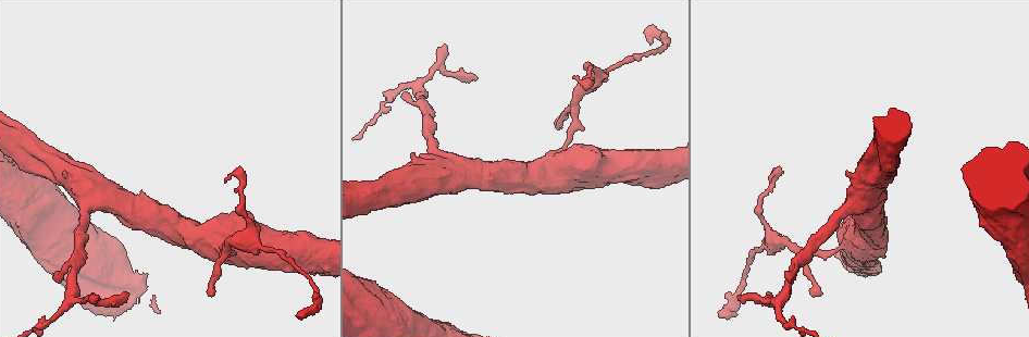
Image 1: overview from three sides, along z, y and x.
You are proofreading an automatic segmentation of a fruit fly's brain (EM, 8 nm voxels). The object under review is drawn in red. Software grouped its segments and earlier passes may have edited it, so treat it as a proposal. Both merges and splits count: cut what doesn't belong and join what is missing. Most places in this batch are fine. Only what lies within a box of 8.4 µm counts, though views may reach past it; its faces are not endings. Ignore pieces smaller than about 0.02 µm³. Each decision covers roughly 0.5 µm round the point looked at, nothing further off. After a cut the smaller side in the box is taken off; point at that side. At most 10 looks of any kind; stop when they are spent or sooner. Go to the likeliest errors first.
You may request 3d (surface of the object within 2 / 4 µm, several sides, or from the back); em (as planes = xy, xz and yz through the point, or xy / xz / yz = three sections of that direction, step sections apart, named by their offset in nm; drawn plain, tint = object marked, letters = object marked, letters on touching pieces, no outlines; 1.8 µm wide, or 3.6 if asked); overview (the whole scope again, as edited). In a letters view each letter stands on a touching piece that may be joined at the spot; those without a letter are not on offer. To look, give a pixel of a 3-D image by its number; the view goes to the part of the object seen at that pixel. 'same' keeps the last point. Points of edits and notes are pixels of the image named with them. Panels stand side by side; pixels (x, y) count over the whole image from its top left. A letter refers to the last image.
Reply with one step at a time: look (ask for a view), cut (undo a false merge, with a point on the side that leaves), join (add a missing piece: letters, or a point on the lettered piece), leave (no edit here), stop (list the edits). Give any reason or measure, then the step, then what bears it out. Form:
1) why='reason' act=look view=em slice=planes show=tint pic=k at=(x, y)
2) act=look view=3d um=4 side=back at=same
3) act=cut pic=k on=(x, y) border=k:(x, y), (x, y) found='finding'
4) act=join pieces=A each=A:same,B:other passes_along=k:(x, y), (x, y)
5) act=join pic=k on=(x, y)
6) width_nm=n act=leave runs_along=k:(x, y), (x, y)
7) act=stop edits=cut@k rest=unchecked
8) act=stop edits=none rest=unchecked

why='long arm stops here' act=look view=em slice=planes show=letters pic=1 at=(734, 315)

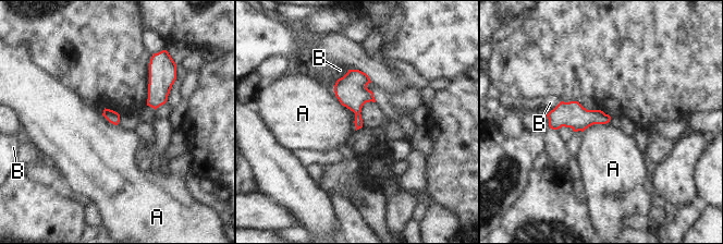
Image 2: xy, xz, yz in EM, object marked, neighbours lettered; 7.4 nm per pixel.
width_nm=90 longest_contact=A:340nm act=leave each=A:other,B:other found='none of them fits'

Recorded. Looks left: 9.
why='free end' act=look view=em slice=planes show=tint pic=1 at=(573, 77)

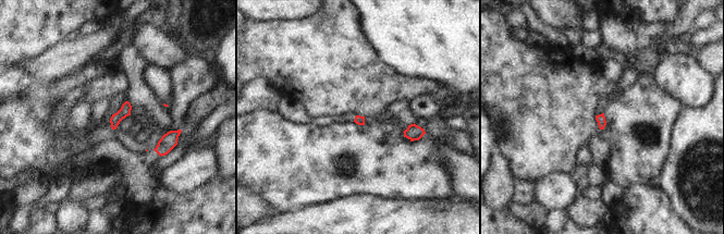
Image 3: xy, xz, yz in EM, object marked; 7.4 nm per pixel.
why='what lies round it' act=look view=em slice=planes show=letters at=same

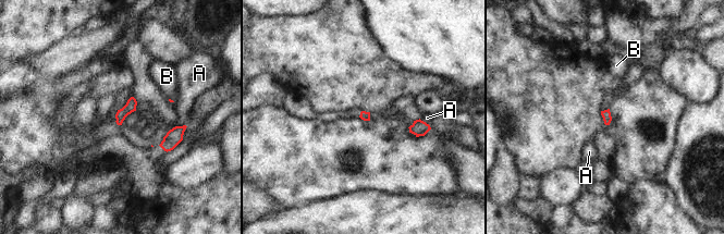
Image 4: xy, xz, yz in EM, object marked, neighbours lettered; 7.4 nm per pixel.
act=leave each=A:other,B:other border=4:(185, 124), (173, 126), (170, 130) found='none of them fits'

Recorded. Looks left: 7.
why='branch stops here' act=look view=3d um=2 side=back pic=1 at=(403, 92)

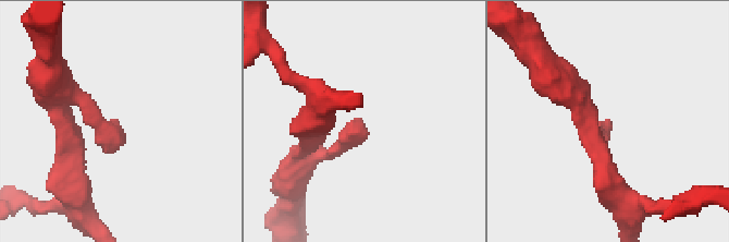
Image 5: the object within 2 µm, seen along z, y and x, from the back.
why='now the EM' act=look view=em slice=planes show=tint pic=5 at=(609, 123)

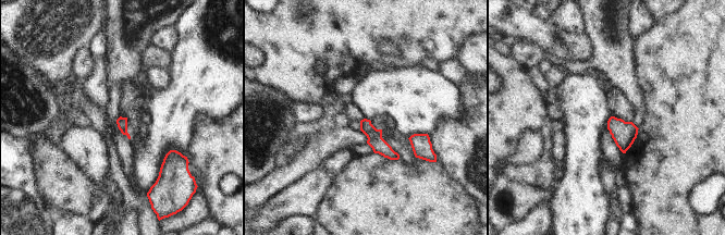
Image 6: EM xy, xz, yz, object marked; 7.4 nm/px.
act=look view=em slice=planes show=letters at=same

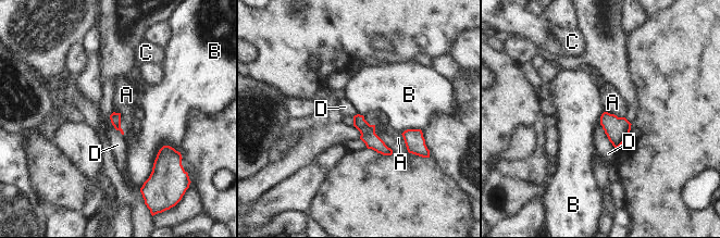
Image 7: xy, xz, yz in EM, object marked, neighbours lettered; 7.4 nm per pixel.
act=leave each=A:other,B:other,C:other,D:other runs_along=7:(357, 117), (368, 134), (388, 152) found='none of them fits'

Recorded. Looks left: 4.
why='branch stops here' act=look view=em slice=planes show=letters pic=1 at=(212, 294)

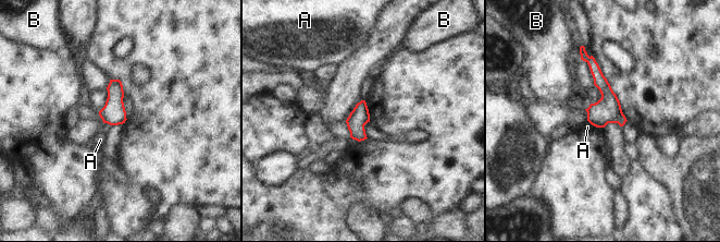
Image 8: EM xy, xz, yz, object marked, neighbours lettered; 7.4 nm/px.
width_nm=150 act=leave each=A:other,B:other border=8:(587, 120), (592, 125) found='none of them fits'

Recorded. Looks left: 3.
act=stop edits=none rest=unchecked

